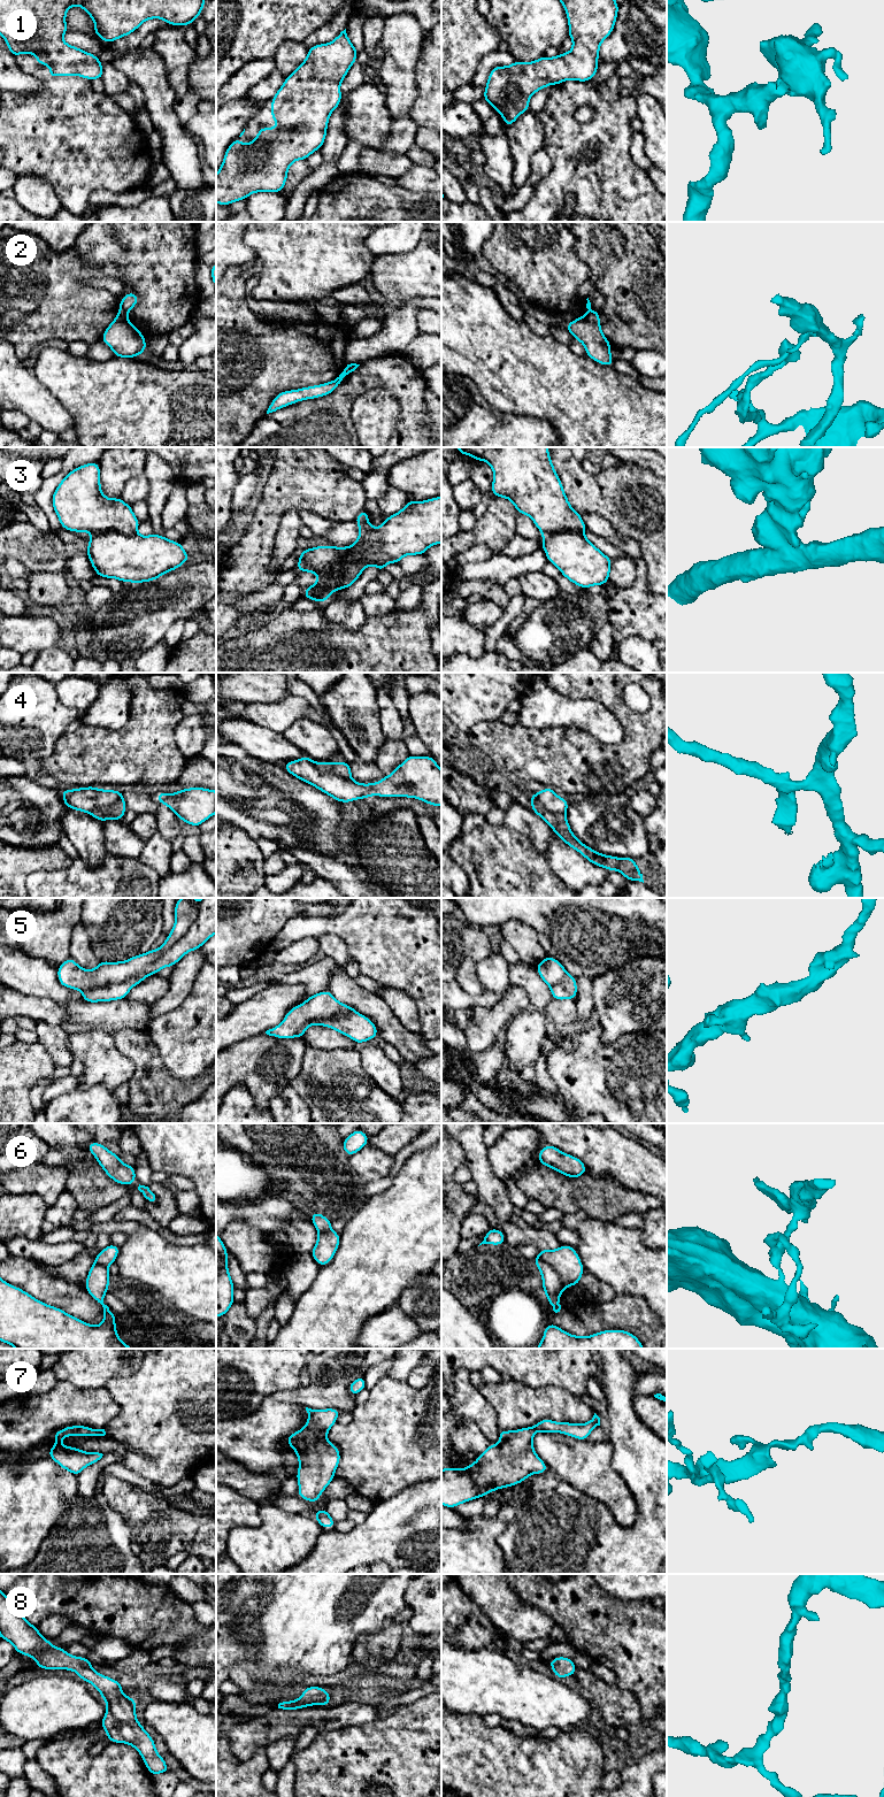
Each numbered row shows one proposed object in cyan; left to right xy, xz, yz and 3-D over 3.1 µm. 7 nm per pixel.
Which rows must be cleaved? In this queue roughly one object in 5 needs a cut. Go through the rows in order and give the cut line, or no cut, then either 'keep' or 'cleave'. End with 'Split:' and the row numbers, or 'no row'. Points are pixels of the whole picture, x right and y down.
1: cut none; keep
2: cut xy (120, 309), (125, 314); cleave
3: cut xz (373, 528), (324, 580), (316, 583), (314, 592), (317, 597); cleave
4: cut xz (315, 762), (320, 770), (350, 778); cleave
5: cut xy (200, 901), (197, 919), (143, 973), (82, 991); cleave
6: cut yz (538, 1257), (554, 1269), (563, 1288); cleave
7: cut none; keep
8: cut none; keep
Split: 2, 3, 4, 5, 6

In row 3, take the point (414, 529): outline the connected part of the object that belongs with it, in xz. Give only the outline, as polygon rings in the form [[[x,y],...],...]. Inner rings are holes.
[[[441,496],[423,501],[408,500],[400,512],[387,516],[380,527],[372,528],[361,545],[347,552],[344,560],[331,569],[325,581],[316,582],[314,592],[317,597],[328,600],[331,592],[340,586],[344,570],[349,562],[362,560],[363,569],[375,565],[378,571],[383,571],[389,562],[399,565],[402,556],[409,554],[422,555],[429,547],[440,543]]]

